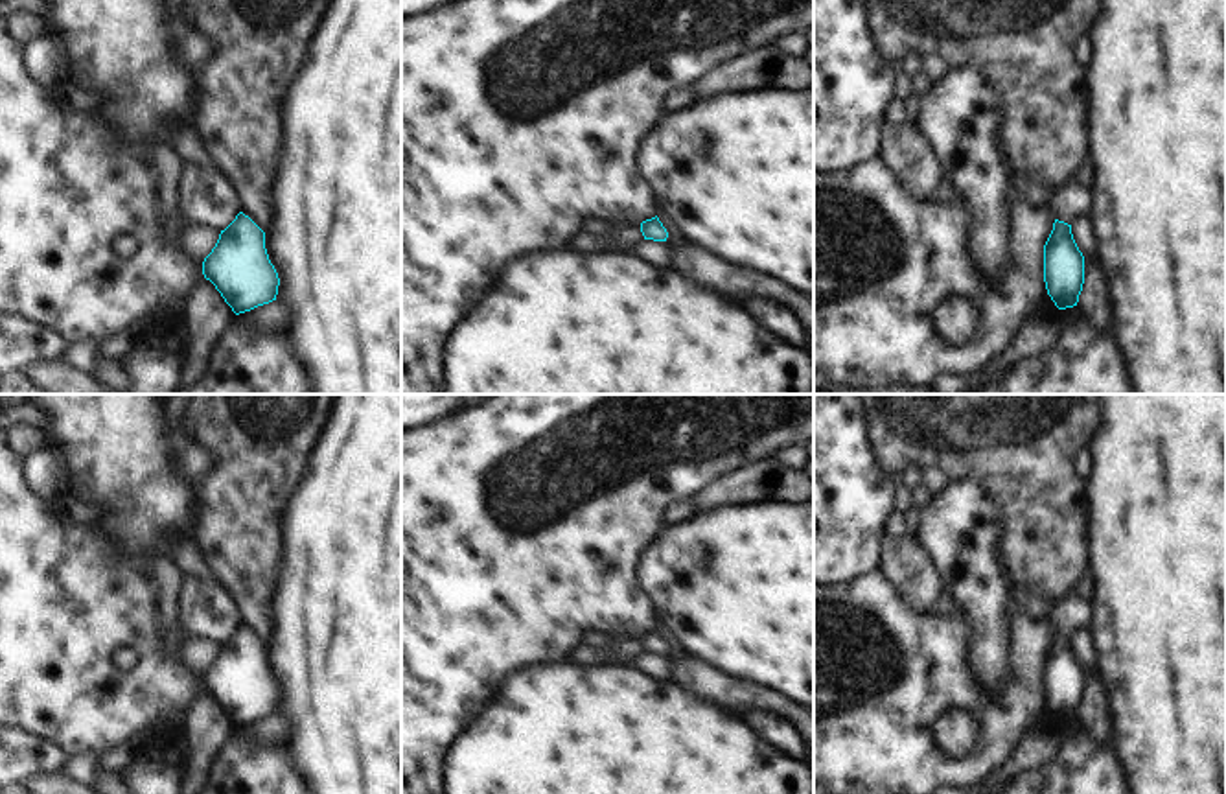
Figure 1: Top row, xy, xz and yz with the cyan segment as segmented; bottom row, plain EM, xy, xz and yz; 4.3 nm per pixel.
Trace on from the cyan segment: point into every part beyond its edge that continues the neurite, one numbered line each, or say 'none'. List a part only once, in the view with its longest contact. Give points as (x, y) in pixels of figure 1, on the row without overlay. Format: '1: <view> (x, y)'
none

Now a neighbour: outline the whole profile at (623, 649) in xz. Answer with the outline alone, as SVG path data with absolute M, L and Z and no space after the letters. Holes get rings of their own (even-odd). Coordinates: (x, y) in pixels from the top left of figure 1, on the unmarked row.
M611 636L611 641L602 648L576 645L567 660L587 667L633 665L642 652L641 637Z

